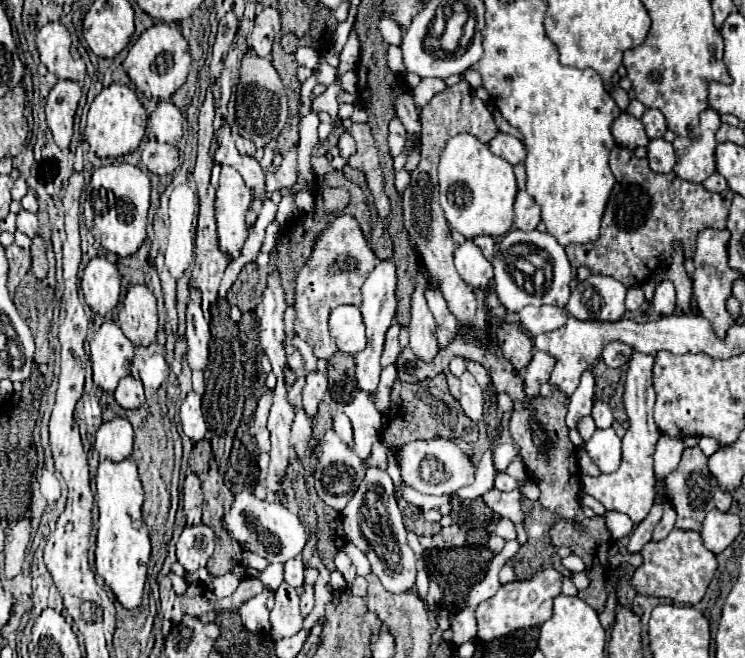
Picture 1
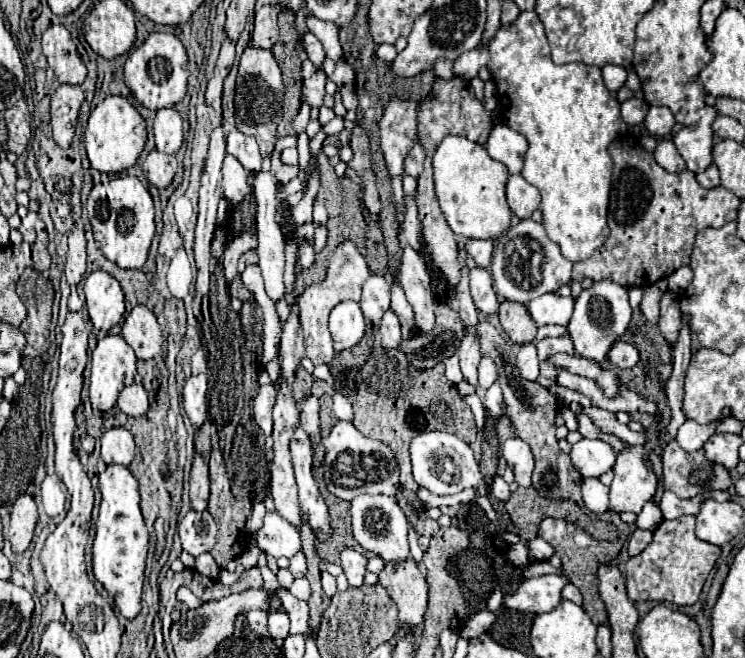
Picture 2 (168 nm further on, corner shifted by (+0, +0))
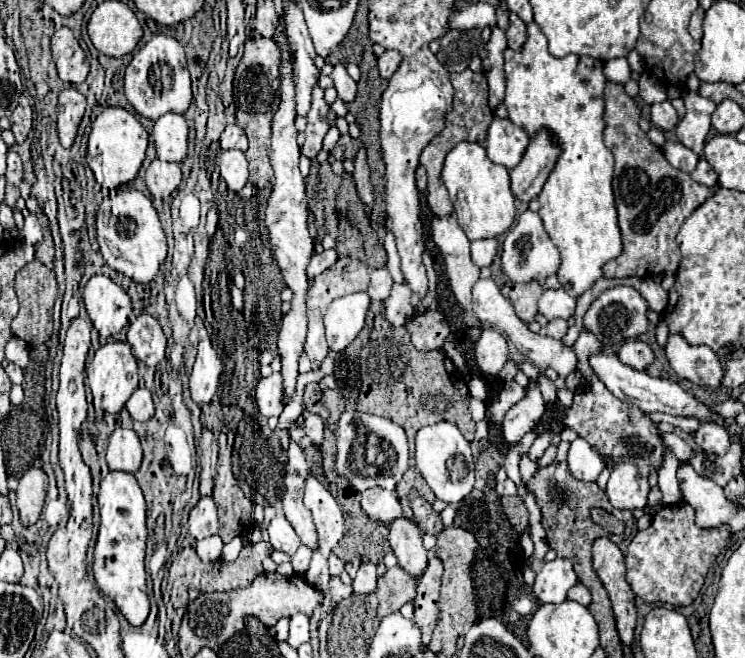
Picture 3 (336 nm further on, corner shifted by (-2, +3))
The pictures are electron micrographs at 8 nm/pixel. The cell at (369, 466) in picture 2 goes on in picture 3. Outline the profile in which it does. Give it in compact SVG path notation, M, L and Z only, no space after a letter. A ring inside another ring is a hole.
M345 411L337 423L335 437L337 437L337 461L335 461L337 475L345 477L357 491L365 491L371 487L395 491L397 483L405 473L405 467L409 467L407 437L399 425L369 413Z

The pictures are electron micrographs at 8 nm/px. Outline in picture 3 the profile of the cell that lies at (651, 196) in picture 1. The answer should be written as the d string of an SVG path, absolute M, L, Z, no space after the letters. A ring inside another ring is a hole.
M607 83L605 89L605 147L615 157L613 195L617 203L619 227L623 235L623 253L603 265L603 275L611 279L621 277L657 277L661 273L675 273L681 263L681 251L675 235L681 223L715 195L717 187L695 183L689 173L683 173L667 163L663 151L653 145L639 129L641 111L631 97L623 91L623 85Z

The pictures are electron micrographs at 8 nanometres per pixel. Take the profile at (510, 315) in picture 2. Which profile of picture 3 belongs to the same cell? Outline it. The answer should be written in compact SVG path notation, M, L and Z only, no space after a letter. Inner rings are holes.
M507 283L503 289L501 289L503 297L507 297L513 307L515 307L515 313L517 317L523 321L523 323L531 323L535 321L535 315L537 315L537 301L543 293L541 285L539 283L529 283L529 285L515 285L515 283Z

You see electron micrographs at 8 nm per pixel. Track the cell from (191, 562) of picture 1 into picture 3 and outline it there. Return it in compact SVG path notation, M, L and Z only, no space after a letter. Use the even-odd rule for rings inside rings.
M201 497L199 503L189 513L189 535L199 541L209 535L217 535L219 531L219 519L217 519L217 507L211 497Z

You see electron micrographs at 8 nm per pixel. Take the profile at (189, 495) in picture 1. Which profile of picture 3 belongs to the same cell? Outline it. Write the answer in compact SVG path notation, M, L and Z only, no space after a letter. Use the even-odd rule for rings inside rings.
M203 431L199 439L201 449L201 473L199 473L199 493L201 497L209 497L213 493L213 479L215 479L215 465L217 465L217 439L211 431Z

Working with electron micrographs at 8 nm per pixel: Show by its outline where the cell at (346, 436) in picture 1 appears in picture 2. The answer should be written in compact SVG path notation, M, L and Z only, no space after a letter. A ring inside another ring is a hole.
M339 392L333 394L333 412L335 412L335 416L337 416L339 420L347 420L347 422L353 420L351 402L349 402L347 396L343 396L343 394L339 394Z

